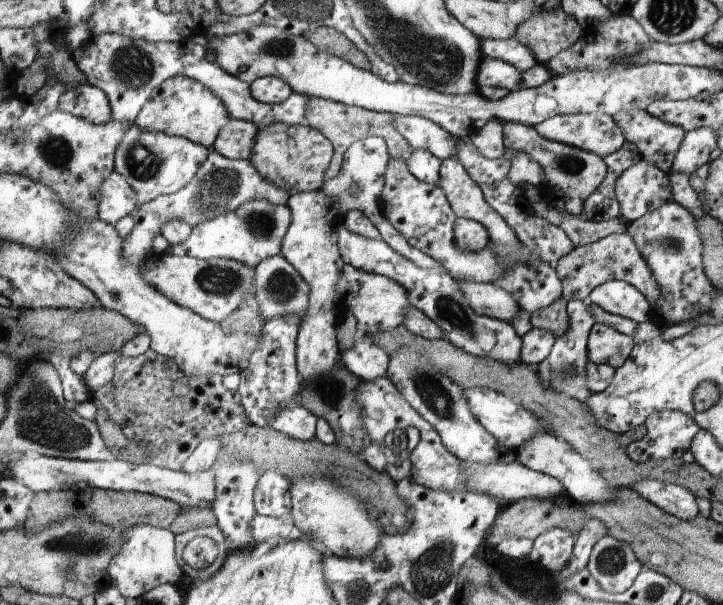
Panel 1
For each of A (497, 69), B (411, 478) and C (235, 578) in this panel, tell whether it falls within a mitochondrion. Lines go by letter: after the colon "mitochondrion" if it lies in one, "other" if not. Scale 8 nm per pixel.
A: other
B: other
C: other

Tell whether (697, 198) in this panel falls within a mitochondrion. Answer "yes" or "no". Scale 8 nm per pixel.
no

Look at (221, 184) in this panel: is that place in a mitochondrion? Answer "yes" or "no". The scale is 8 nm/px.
yes

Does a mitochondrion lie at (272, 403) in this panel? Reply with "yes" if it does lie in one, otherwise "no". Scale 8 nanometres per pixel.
yes

